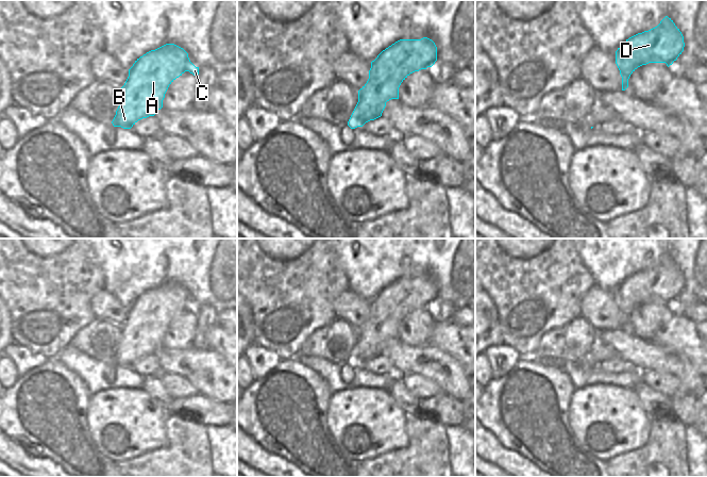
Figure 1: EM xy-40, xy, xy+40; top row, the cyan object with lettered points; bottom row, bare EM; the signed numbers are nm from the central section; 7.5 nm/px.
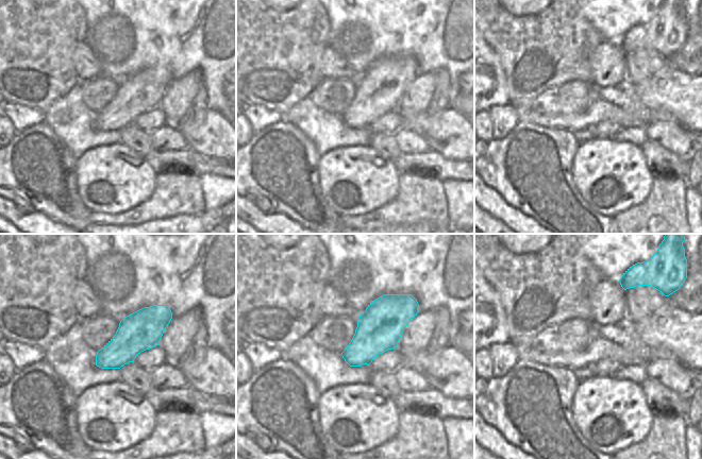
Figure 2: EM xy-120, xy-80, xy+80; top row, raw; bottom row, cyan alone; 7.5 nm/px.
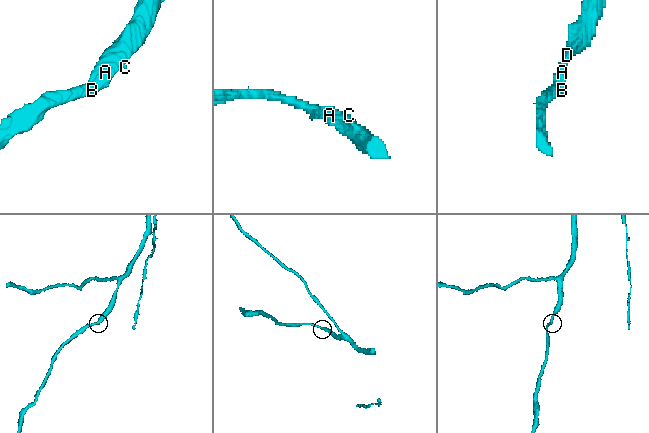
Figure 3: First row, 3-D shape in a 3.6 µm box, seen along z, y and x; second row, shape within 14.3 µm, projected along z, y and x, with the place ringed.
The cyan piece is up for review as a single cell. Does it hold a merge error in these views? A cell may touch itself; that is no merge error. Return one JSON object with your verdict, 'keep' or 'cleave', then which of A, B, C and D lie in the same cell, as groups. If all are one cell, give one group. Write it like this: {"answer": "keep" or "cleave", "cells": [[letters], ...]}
{"answer": "keep", "cells": [["A", "B", "C", "D"]]}

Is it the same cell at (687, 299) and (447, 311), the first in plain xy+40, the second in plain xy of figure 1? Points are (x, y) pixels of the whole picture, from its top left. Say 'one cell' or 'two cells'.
one cell

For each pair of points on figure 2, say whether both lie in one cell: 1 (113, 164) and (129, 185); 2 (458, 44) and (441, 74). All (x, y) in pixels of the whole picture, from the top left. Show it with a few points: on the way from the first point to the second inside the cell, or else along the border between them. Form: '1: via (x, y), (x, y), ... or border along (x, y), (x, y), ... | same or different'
1: via (116, 169), (127, 180) | same
2: border along (439, 68), (444, 68), (448, 72), (449, 92) | different

